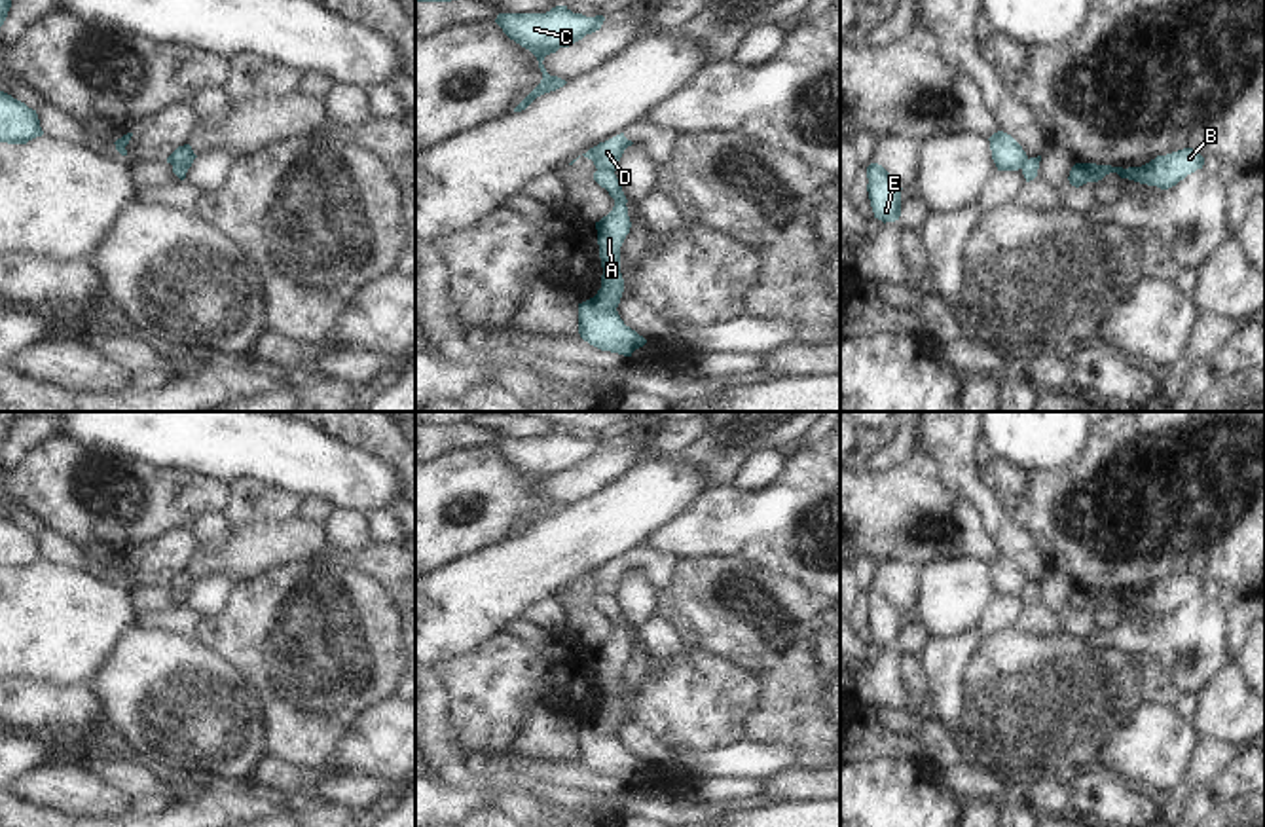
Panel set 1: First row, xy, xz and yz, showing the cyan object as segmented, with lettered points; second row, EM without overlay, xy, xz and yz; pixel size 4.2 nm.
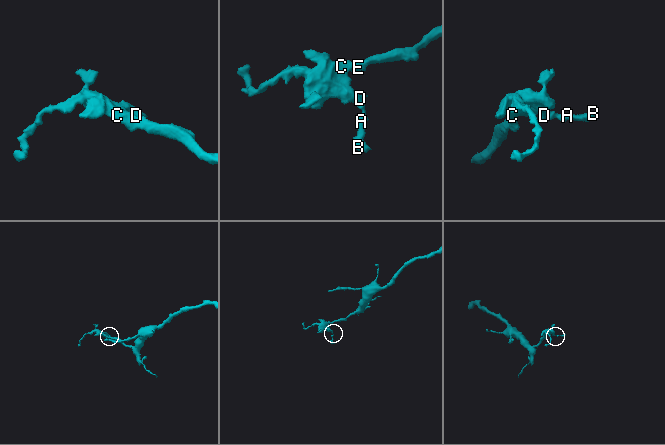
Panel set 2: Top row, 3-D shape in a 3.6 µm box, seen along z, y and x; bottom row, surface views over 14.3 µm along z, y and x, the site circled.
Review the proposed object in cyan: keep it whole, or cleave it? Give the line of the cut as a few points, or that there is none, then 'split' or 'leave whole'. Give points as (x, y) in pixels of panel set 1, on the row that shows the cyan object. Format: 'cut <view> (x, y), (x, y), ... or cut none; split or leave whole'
cut xz (598, 167), (613, 173); split

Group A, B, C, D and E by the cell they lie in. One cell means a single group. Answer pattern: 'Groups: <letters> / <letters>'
Groups: A B / C D E.

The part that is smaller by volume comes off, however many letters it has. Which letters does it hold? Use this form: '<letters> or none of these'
A, B

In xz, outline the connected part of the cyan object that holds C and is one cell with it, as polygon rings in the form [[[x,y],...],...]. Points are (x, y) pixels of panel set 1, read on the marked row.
[[[556,6],[546,13],[497,15],[495,23],[503,32],[522,47],[529,49],[537,57],[542,72],[541,83],[514,108],[514,112],[525,110],[537,97],[567,83],[565,80],[546,72],[542,64],[544,57],[599,30],[603,21],[603,15],[586,17],[582,13],[573,13],[567,6]]]

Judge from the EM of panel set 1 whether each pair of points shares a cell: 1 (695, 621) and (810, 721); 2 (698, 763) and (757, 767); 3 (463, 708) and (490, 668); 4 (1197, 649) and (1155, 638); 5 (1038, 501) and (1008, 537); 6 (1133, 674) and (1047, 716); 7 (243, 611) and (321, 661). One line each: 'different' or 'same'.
1: same
2: same
3: same
4: same
5: different
6: same
7: same

